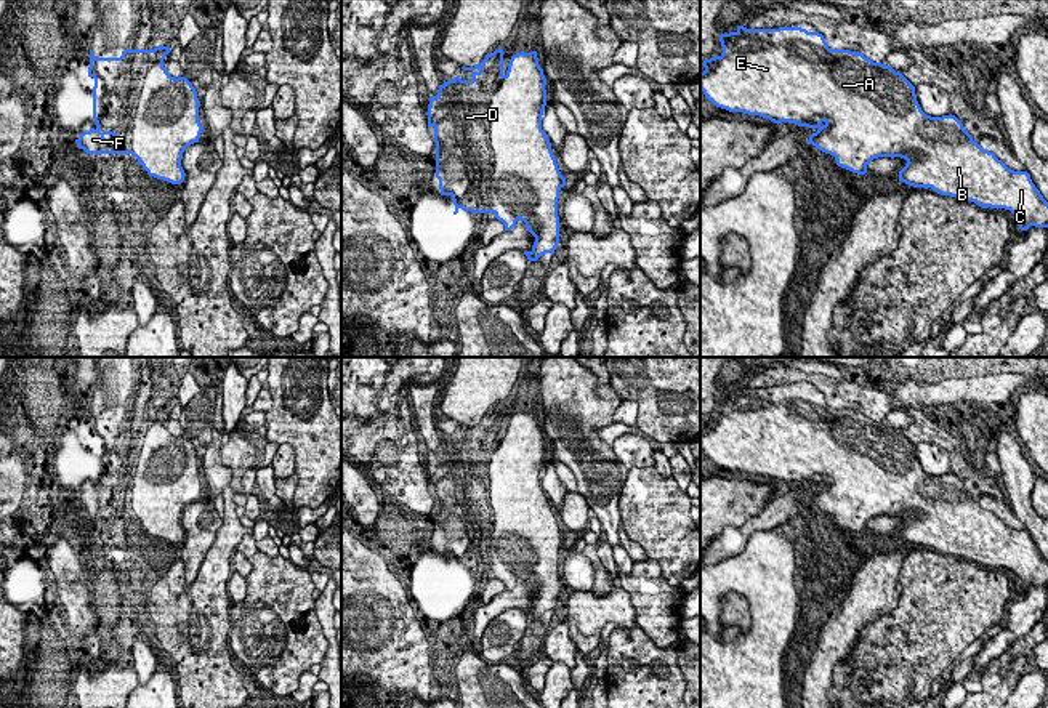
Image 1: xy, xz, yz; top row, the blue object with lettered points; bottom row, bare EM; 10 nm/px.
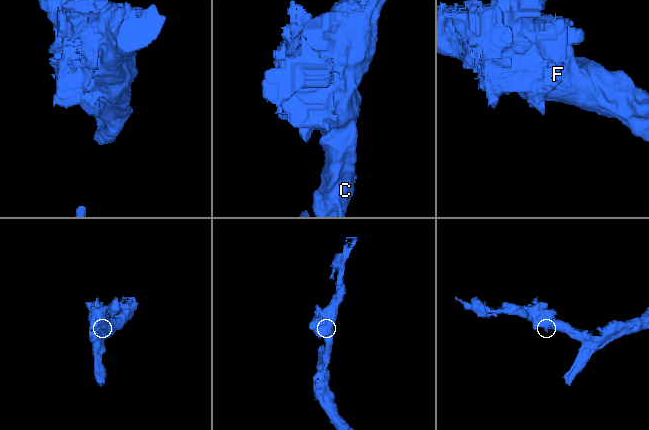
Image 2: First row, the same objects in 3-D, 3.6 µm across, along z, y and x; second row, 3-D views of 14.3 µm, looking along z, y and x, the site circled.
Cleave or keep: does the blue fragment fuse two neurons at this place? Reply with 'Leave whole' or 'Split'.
Leave whole

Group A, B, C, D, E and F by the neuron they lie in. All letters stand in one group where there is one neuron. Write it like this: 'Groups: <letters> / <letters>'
Groups: A B C D E F

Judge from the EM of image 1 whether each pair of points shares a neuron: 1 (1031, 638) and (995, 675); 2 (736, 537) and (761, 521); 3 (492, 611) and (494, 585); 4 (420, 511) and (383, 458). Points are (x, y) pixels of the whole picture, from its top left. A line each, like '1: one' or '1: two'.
1: one
2: one
3: two
4: two

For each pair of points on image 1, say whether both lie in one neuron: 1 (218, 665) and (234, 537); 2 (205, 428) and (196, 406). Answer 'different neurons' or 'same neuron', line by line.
1: same neuron
2: same neuron

